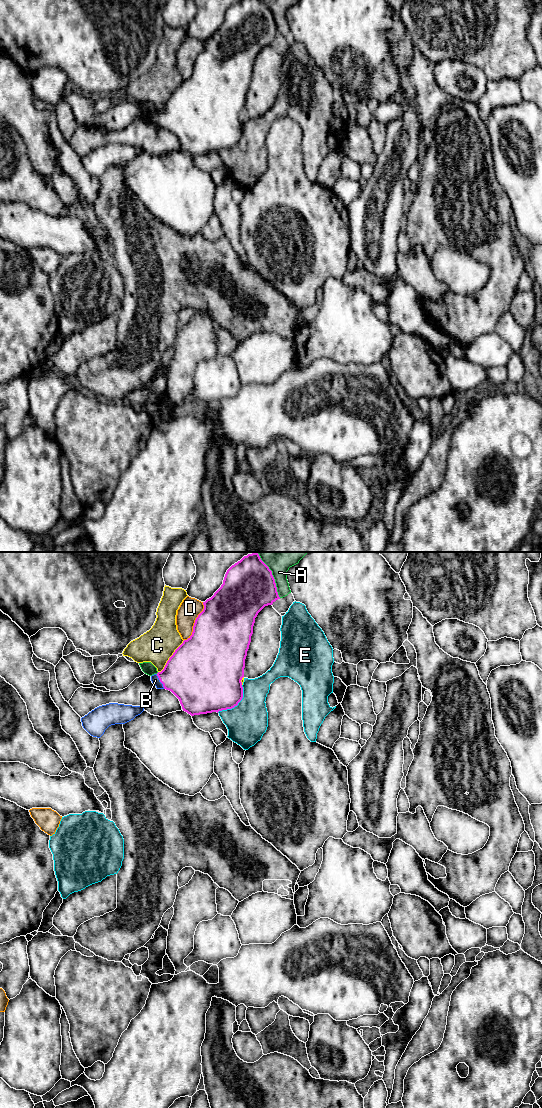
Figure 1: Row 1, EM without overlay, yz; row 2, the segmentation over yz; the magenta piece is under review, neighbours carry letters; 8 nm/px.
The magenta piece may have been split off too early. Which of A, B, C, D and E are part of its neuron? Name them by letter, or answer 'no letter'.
B

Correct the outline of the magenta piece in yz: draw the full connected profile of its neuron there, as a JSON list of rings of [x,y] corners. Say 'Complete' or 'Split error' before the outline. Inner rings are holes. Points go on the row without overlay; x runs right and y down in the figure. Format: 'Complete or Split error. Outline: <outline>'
Split error. Outline: [[[262,0],[238,1],[227,10],[221,27],[203,42],[204,49],[195,60],[192,75],[175,90],[164,109],[151,116],[152,123],[157,129],[171,131],[179,139],[183,151],[191,156],[234,148],[243,138],[241,120],[255,58],[265,46],[278,39],[272,11]]]

